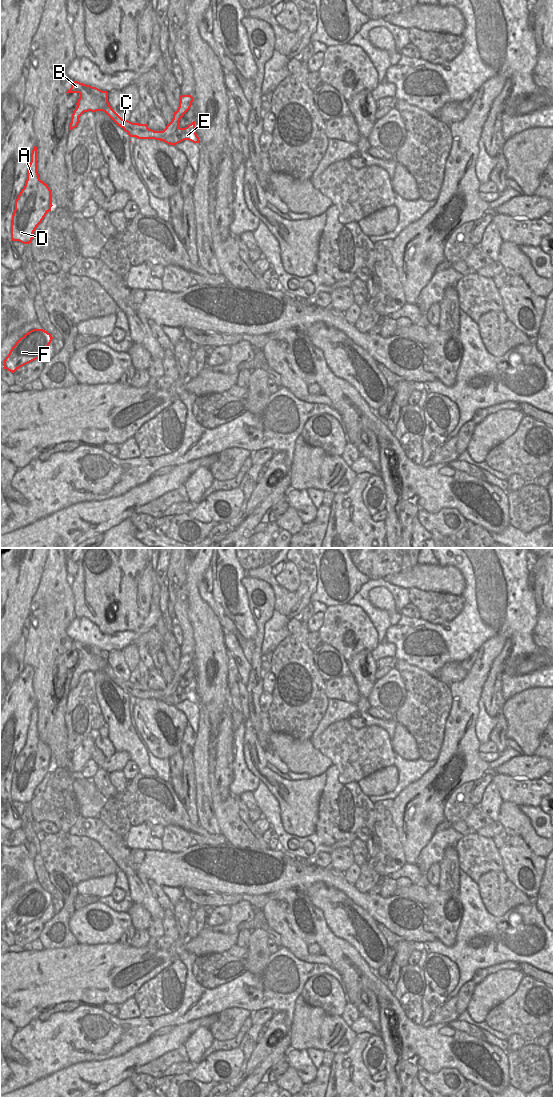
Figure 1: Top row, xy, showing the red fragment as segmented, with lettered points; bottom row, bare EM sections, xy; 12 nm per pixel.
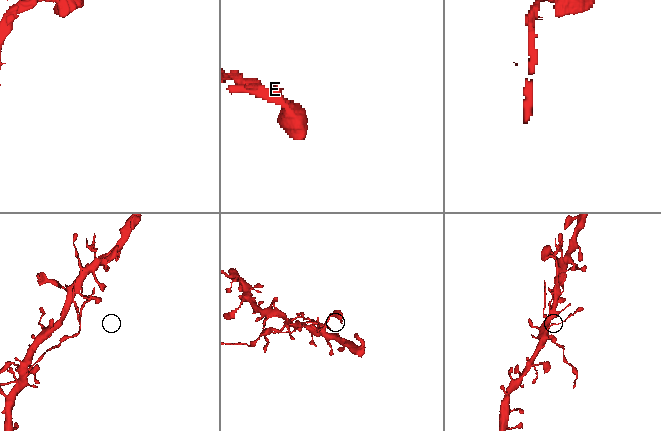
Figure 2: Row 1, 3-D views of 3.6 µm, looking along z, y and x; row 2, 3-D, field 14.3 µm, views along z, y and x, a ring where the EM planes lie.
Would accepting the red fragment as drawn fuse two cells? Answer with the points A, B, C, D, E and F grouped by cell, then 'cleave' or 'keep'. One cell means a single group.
A B C D E / F | cleave

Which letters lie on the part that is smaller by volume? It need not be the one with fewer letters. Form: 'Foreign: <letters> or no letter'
Foreign: F

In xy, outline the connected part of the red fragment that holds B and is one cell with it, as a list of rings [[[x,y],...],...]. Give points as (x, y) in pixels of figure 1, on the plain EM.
[[[73,641],[71,648],[66,653],[79,653],[80,657],[76,663],[77,667],[74,670],[69,685],[69,690],[77,687],[79,677],[84,672],[105,672],[118,686],[124,689],[130,697],[138,699],[160,699],[163,691],[154,691],[149,689],[147,684],[132,683],[122,679],[110,666],[108,662],[108,652],[102,651],[96,647]]]

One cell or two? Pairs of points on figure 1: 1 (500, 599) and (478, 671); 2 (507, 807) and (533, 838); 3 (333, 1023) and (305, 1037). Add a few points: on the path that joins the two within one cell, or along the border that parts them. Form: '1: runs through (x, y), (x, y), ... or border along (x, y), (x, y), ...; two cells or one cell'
1: border along (506, 638), (501, 635), (494, 635), (477, 649); two cells
2: runs through (511, 815), (525, 830); one cell
3: runs through (326, 1030), (312, 1030); one cell

